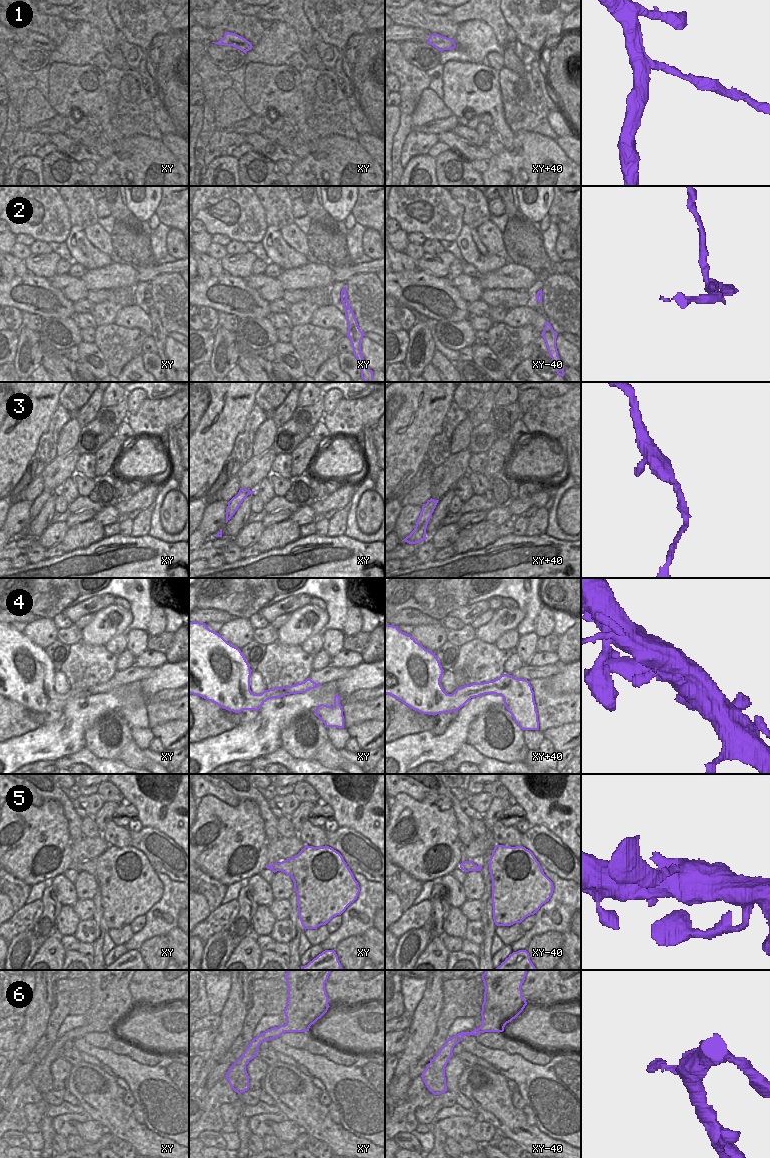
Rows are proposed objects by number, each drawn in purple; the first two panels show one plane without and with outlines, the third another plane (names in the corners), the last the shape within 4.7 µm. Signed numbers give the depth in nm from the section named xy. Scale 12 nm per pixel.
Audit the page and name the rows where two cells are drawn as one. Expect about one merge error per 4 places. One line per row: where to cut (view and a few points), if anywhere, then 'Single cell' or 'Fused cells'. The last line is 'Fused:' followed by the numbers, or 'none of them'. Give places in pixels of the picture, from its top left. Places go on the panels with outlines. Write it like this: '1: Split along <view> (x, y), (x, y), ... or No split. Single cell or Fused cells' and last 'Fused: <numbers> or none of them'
1: No split. Single cell
2: Split along xy (346, 298), (344, 305). Fused cells
3: No split. Single cell
4: No split. Single cell
5: No split. Single cell
6: No split. Single cell
Fused: 2

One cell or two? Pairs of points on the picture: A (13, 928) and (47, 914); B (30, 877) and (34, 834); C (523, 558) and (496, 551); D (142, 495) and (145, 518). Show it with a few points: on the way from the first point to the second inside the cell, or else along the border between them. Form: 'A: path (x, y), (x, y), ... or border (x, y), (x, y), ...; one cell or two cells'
A: border (41, 899), (43, 910), (32, 930); two cells
B: path (30, 866), (32, 845); one cell
C: path (516, 558), (503, 558); one cell
D: border (153, 508), (146, 508), (144, 510); two cells

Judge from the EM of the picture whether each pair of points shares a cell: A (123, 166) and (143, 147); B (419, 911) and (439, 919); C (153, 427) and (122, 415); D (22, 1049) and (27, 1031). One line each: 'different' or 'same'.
A: same
B: different
C: different
D: same

